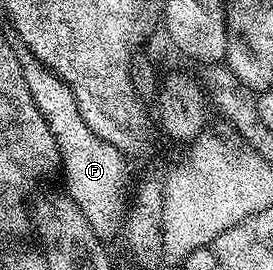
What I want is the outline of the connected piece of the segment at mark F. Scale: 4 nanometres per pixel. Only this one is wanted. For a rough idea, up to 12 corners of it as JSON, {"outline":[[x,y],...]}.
{"outline":[[29,51],[28,91],[61,151],[65,192],[118,237],[129,160],[84,123],[76,95]]}

